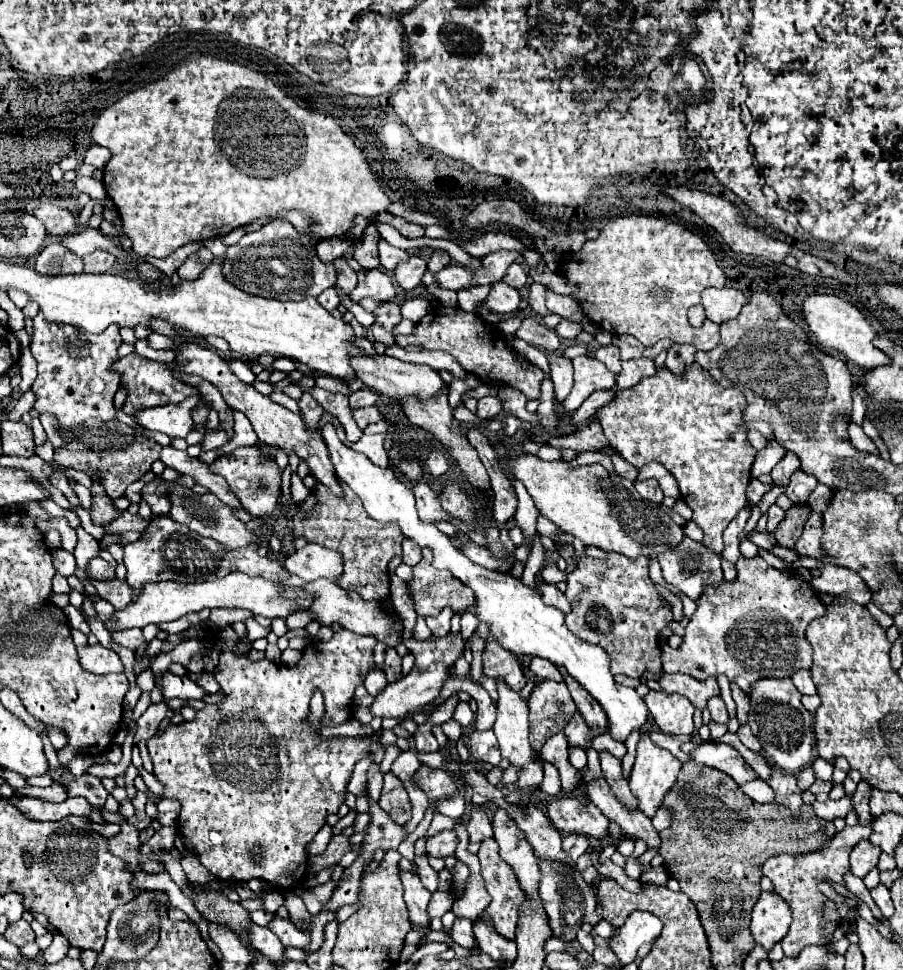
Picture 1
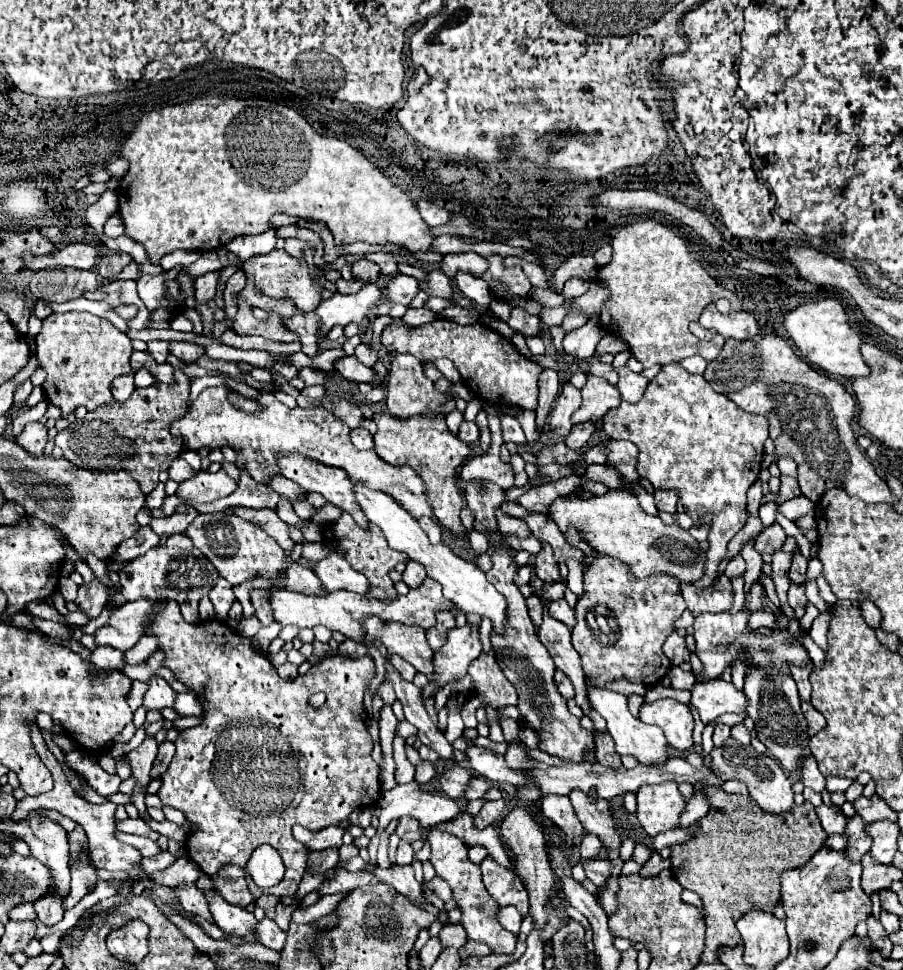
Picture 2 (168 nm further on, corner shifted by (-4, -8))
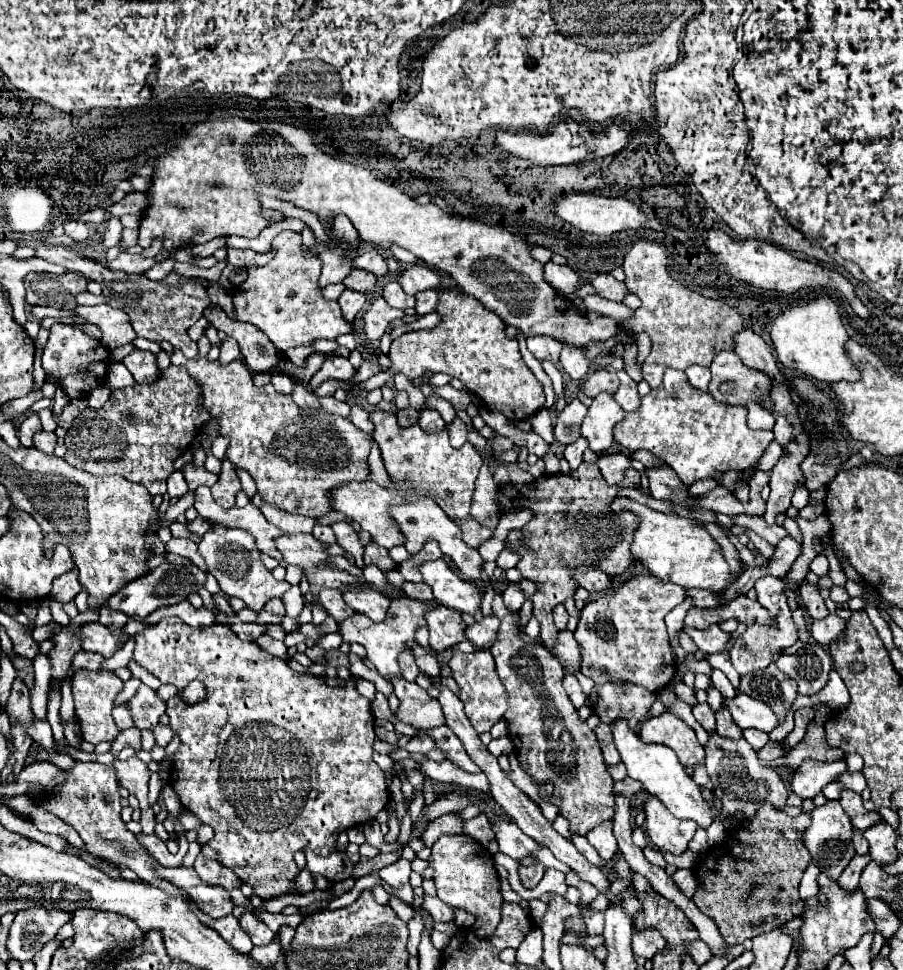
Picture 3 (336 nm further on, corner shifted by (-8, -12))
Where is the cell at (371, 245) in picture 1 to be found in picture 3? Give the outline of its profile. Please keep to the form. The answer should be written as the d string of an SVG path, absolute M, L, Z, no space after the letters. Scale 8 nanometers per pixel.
M353 268L351 274L343 280L343 286L349 288L349 290L355 290L355 292L363 292L363 294L371 294L373 288L375 288L375 274L367 272L367 270L357 270Z

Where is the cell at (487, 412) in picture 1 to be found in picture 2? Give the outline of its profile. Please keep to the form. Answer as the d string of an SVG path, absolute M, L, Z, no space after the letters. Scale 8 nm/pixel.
M463 422L461 426L459 426L459 434L457 434L457 438L459 440L463 440L463 442L477 442L479 440L479 426L477 426L477 422Z

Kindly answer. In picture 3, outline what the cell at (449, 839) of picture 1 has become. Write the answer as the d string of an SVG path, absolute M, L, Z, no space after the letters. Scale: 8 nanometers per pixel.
M465 834L441 836L431 848L429 866L435 870L433 880L437 886L437 898L441 898L451 908L471 912L477 918L473 926L475 932L479 936L491 936L491 932L495 932L495 924L499 924L503 896L499 890L499 874L489 850Z

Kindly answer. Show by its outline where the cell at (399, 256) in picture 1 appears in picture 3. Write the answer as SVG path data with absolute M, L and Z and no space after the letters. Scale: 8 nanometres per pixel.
M377 248L361 250L361 252L353 258L353 266L355 266L355 268L361 268L361 270L367 270L367 272L373 272L375 276L387 274L387 264L385 264L385 260L383 260L383 254L381 254Z

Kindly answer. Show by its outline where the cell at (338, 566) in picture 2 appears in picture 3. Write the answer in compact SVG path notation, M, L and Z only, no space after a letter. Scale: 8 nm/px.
M349 588L343 598L347 600L347 604L351 604L351 608L355 612L361 612L361 614L367 614L373 622L381 622L385 620L387 616L387 610L389 610L389 604L391 604L391 598L383 596L381 592L377 590L371 590L371 588Z

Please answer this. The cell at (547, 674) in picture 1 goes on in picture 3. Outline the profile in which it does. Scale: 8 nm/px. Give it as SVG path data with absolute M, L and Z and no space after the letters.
M573 674L565 676L563 688L565 688L565 692L567 692L567 696L569 696L569 700L573 702L575 708L581 708L583 704L587 704L587 696L581 692L581 686L579 686L579 682L577 682L577 678Z

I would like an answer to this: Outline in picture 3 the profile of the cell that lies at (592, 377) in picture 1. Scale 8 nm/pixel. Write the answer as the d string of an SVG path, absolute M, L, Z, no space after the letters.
M599 394L583 420L581 436L589 440L589 448L595 454L605 452L613 444L613 426L623 420L625 412L619 408L611 394Z

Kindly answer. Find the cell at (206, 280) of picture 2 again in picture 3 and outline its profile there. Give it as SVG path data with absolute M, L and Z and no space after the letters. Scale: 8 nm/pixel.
M217 304L211 310L207 308L205 318L217 330L225 332L227 336L239 342L241 354L251 372L269 372L281 360L279 350L271 344L271 340L259 328L245 322L233 322Z

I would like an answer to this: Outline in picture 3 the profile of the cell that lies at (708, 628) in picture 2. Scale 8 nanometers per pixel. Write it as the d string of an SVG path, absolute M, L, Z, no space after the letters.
M719 624L715 626L711 626L711 628L707 628L707 630L695 630L695 628L685 628L685 632L691 636L691 640L697 644L697 648L699 650L703 650L703 652L709 652L709 654L713 654L713 652L721 652L723 648L725 648L725 644L729 642L729 634L725 634L721 628L719 628Z

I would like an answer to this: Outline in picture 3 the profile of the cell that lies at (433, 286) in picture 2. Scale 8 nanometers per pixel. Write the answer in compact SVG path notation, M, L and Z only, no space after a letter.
M411 264L411 266L403 266L399 276L397 276L399 284L403 286L403 290L407 294L417 294L421 290L429 290L429 288L439 288L439 274L431 268L427 268L425 264Z

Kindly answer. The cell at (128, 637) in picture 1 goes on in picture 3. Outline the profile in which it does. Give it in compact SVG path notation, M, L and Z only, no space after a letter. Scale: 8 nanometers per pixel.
M79 650L71 662L71 670L77 672L77 670L97 670L101 666L103 658L97 656L97 654L91 654L91 652L85 652L85 650Z

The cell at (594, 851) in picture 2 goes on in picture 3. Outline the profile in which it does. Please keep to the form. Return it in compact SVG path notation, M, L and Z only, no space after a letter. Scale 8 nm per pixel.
M611 820L599 824L599 828L593 828L587 834L587 840L603 856L603 860L611 860L617 854L617 850L619 850L617 848L617 840L613 836L613 822Z

